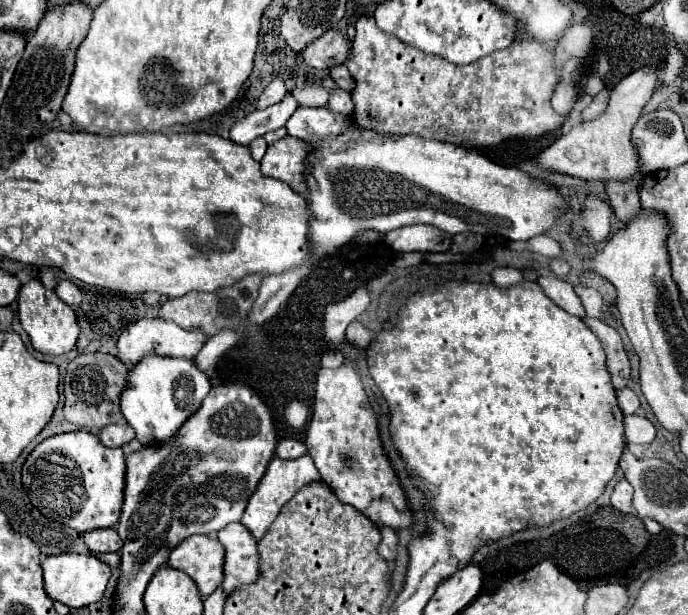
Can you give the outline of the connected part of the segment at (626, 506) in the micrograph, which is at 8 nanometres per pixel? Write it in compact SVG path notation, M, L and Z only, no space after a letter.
M620 480L620 482L616 484L612 496L610 496L612 506L614 506L616 510L624 512L624 514L632 512L632 492L634 492L634 490L632 490L630 482L628 482L628 480Z

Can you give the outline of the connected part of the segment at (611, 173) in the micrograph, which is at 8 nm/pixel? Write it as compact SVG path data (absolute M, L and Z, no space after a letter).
M640 68L620 80L612 92L608 108L594 120L576 124L570 132L560 136L552 146L542 150L534 164L546 172L558 172L572 178L600 178L600 180L626 180L634 174L642 174L638 168L638 154L632 148L630 132L642 114L642 108L658 88L656 70Z

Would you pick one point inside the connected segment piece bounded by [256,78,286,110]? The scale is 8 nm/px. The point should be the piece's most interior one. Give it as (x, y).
(275, 91)

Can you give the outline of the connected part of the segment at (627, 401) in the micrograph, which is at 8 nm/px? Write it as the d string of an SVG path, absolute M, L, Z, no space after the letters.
M630 388L616 391L617 403L624 414L634 414L638 410L638 396Z

